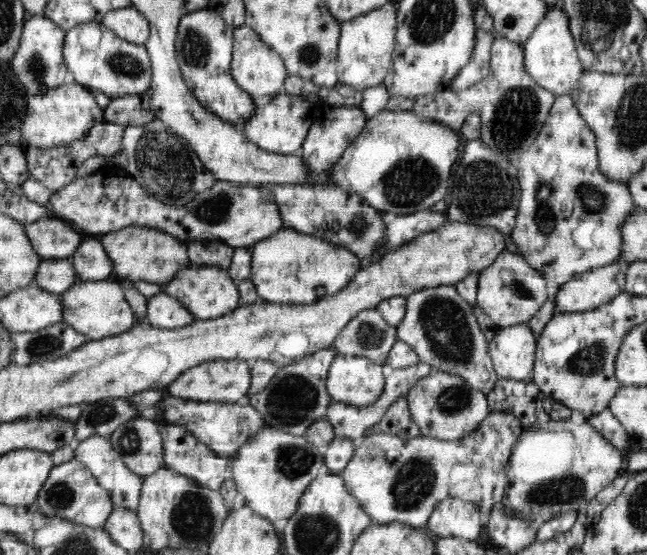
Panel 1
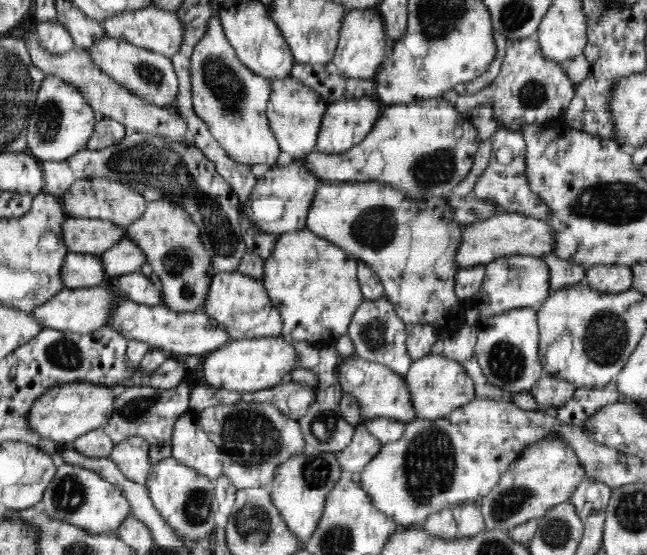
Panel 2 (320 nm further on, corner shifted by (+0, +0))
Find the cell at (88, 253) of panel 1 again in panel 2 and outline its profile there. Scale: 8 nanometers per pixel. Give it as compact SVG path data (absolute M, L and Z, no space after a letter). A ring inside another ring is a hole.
M128 236L116 242L99 256L104 274L111 277L141 271L142 266L147 264L144 253L140 252L140 247L136 247L136 243L132 242Z

